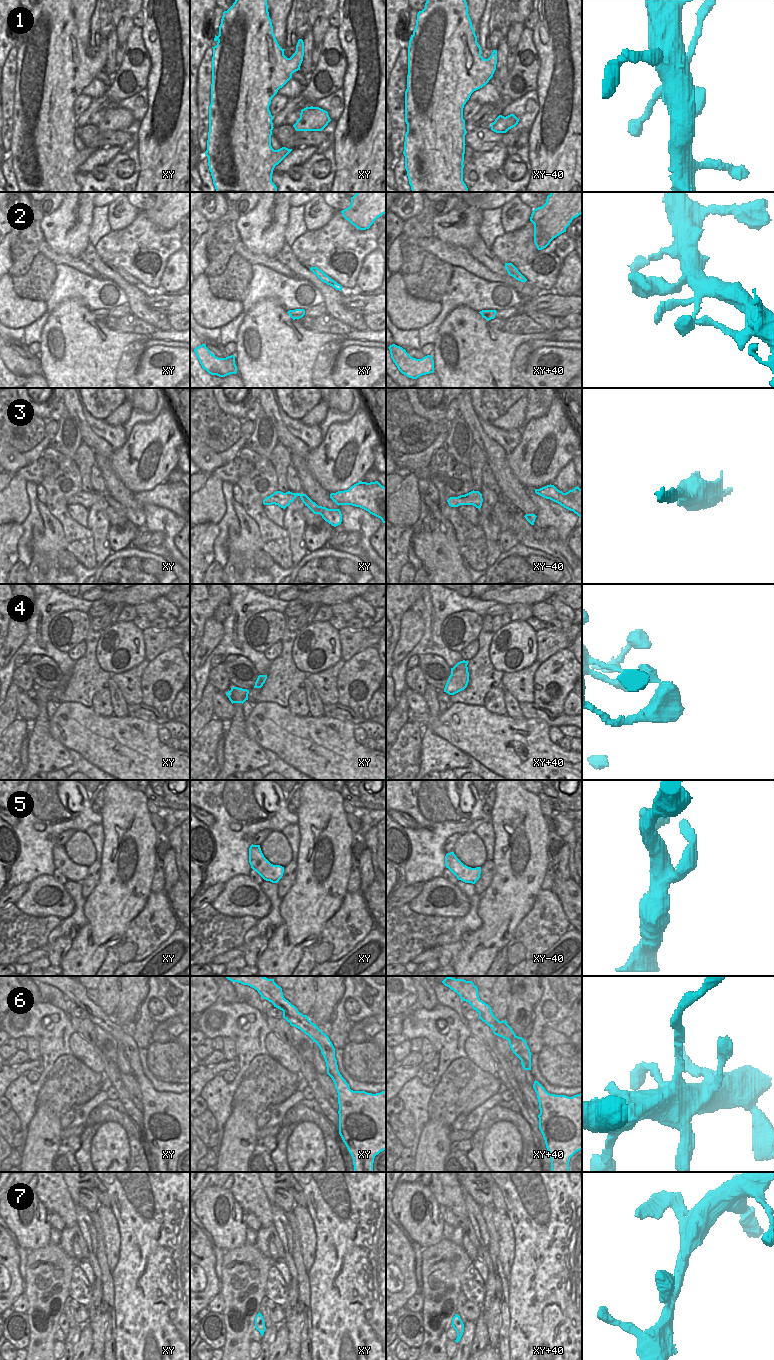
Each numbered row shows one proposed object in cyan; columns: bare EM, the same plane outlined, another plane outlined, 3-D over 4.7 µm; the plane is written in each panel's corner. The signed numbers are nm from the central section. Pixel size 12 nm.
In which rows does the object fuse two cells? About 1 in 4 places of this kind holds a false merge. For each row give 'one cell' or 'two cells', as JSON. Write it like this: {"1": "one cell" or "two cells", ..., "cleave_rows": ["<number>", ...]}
{"1": "two cells", "2": "one cell", "3": "one cell", "4": "one cell", "5": "one cell", "6": "two cells", "7": "one cell", "cleave_rows": ["1", "6"]}

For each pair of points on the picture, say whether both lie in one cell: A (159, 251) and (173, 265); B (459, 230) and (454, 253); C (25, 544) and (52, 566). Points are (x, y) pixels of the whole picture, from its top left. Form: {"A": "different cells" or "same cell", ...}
{"A": "different cells", "B": "different cells", "C": "different cells"}

